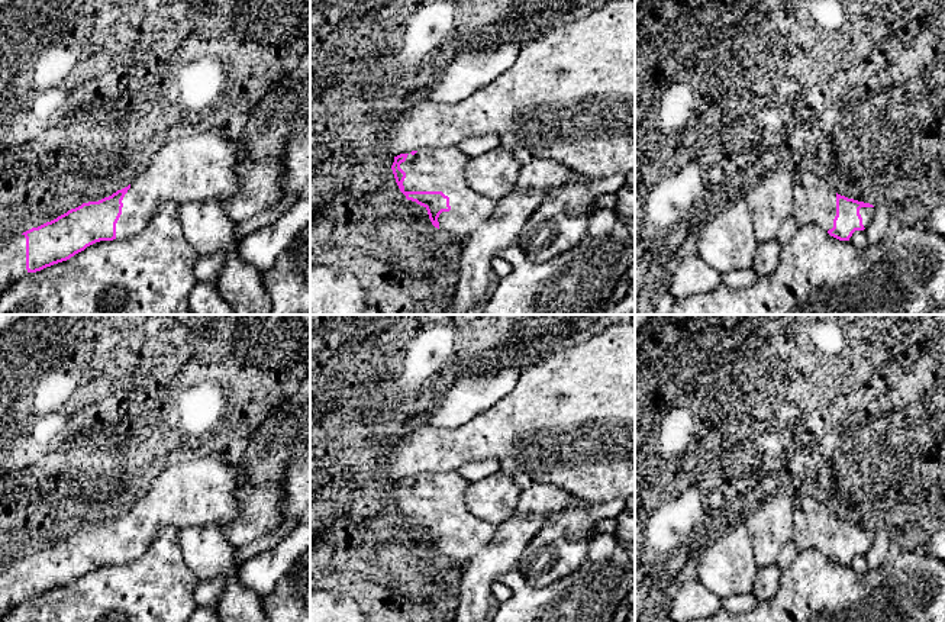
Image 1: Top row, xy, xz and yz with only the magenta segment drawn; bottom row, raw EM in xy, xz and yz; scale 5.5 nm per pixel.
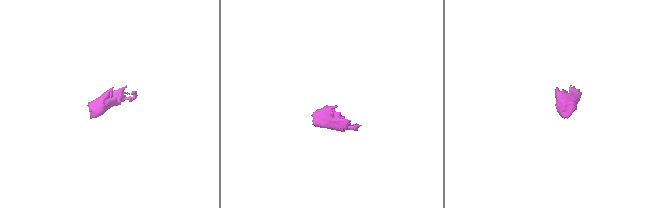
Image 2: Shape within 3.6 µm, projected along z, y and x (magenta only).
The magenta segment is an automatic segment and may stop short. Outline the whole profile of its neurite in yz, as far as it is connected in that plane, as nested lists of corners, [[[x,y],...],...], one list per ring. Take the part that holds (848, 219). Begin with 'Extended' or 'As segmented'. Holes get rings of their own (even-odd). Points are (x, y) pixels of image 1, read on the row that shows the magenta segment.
Extended. [[[806,171],[793,183],[793,219],[799,226],[817,225],[839,241],[867,229],[874,206],[838,194],[820,175]]]

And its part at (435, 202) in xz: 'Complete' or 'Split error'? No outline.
Split error

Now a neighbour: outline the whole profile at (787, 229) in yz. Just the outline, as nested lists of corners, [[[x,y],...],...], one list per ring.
[[[793,216],[787,217],[780,229],[778,229],[778,233],[777,233],[777,241],[783,245],[783,244],[787,244],[793,236],[794,233],[799,231],[799,225],[797,222],[793,219]]]

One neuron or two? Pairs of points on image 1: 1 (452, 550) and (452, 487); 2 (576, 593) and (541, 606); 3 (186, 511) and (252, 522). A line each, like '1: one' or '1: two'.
1: one
2: one
3: two

